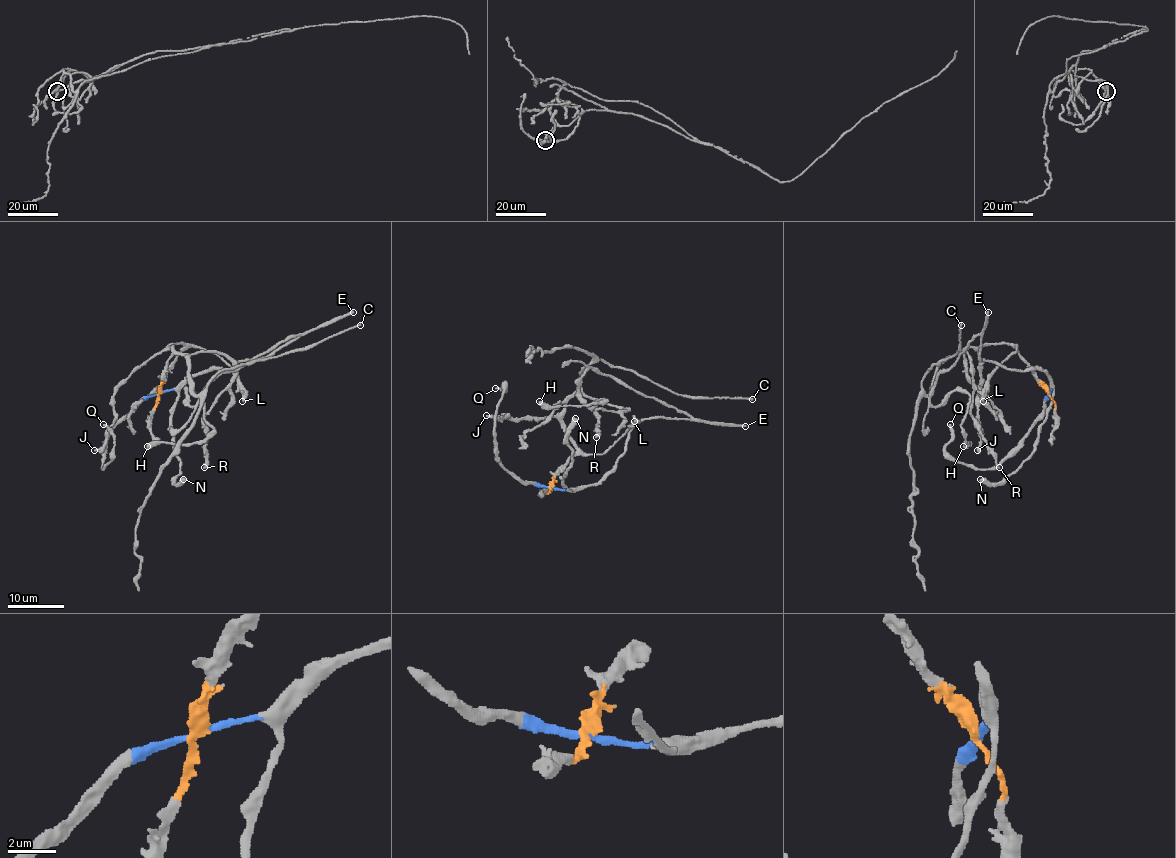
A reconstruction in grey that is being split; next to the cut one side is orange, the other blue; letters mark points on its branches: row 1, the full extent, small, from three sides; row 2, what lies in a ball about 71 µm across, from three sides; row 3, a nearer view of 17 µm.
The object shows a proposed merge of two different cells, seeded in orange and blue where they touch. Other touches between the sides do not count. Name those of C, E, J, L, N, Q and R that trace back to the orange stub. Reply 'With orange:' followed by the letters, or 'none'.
With orange: C, J, L, R

